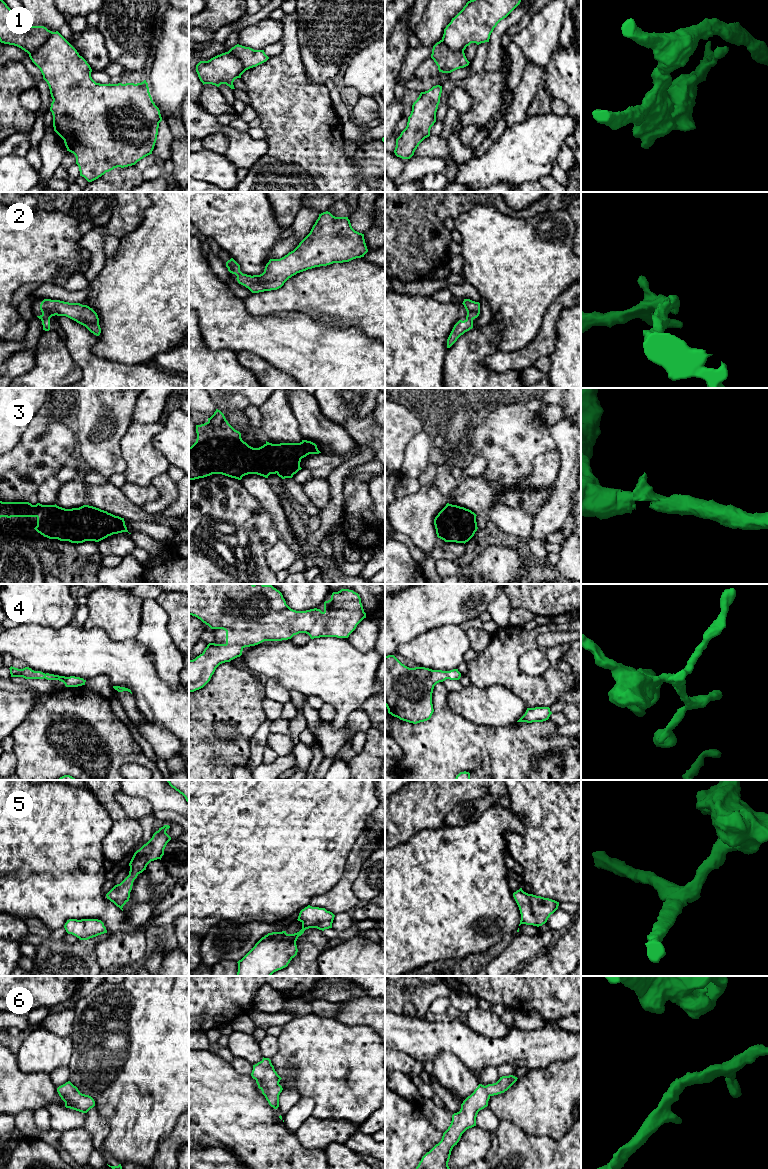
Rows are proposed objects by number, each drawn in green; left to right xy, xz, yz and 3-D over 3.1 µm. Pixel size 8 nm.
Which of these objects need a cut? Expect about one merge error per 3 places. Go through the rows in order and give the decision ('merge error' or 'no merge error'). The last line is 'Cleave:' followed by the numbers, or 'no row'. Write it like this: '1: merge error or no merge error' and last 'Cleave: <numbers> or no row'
1: merge error
2: no merge error
3: no merge error
4: no merge error
5: no merge error
6: no merge error
Cleave: 1

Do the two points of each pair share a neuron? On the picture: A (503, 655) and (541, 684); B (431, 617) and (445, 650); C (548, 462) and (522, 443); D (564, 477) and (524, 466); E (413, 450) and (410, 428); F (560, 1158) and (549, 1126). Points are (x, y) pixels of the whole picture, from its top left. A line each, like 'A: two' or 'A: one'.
A: one
B: two
C: two
D: two
E: two
F: two

